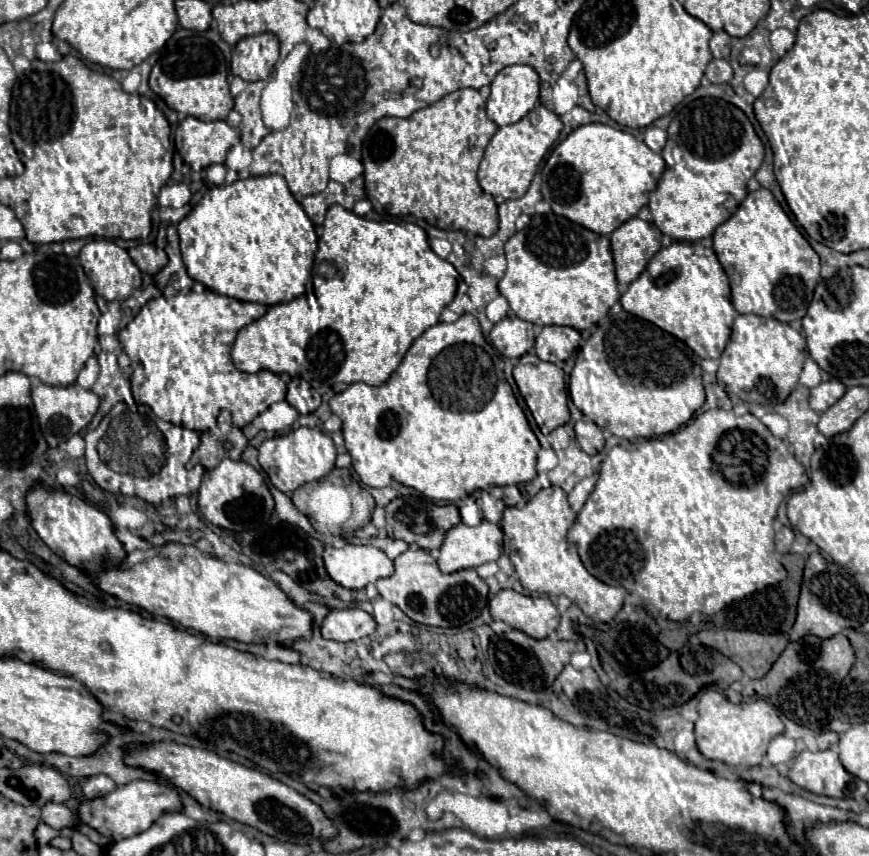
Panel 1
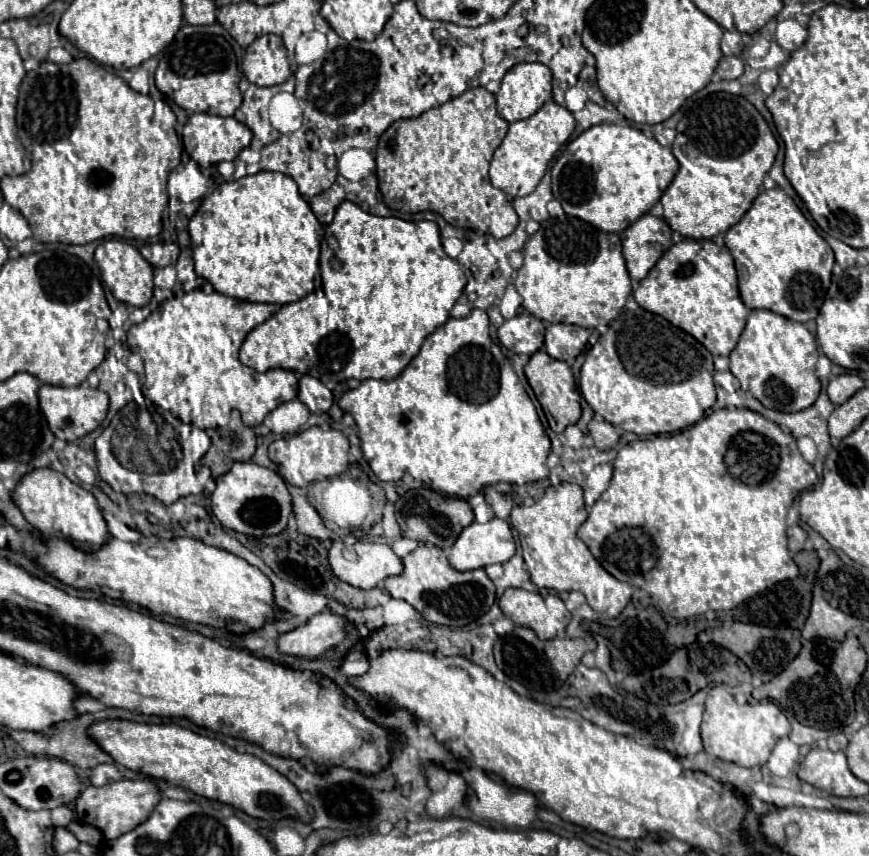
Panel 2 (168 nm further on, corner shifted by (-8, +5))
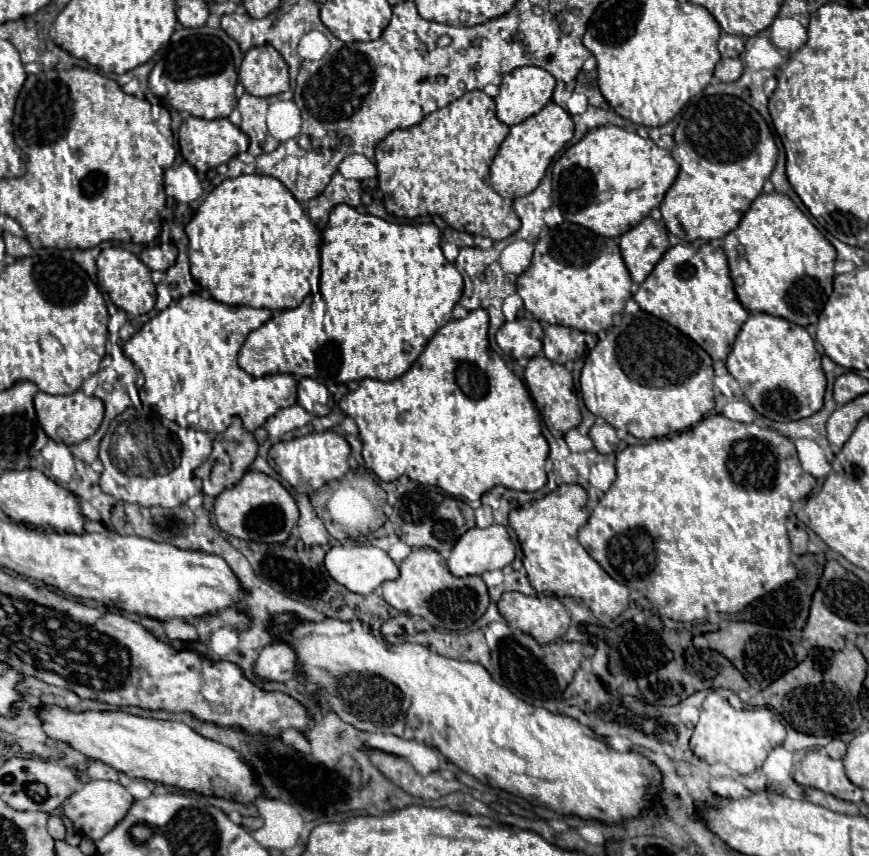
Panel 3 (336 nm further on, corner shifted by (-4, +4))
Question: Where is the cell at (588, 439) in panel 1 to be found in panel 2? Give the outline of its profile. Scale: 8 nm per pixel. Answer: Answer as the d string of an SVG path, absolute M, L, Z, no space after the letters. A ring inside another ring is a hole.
M592 419L588 423L588 431L594 439L594 445L600 451L608 451L608 449L616 447L616 443L618 443L618 429L604 419Z

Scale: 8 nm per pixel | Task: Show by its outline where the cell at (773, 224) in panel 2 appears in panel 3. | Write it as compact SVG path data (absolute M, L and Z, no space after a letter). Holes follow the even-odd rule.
M778 192L760 194L752 202L750 210L742 216L738 228L724 238L724 252L728 258L736 296L750 314L766 312L786 318L798 326L818 322L818 312L824 308L828 296L832 294L836 248L820 234L820 230L810 222L810 218L788 196Z

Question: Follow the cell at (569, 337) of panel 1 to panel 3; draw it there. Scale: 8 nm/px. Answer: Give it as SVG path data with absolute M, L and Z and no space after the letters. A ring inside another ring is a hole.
M548 326L544 334L544 356L552 362L558 362L562 358L576 360L584 354L584 334L574 328L564 326Z

